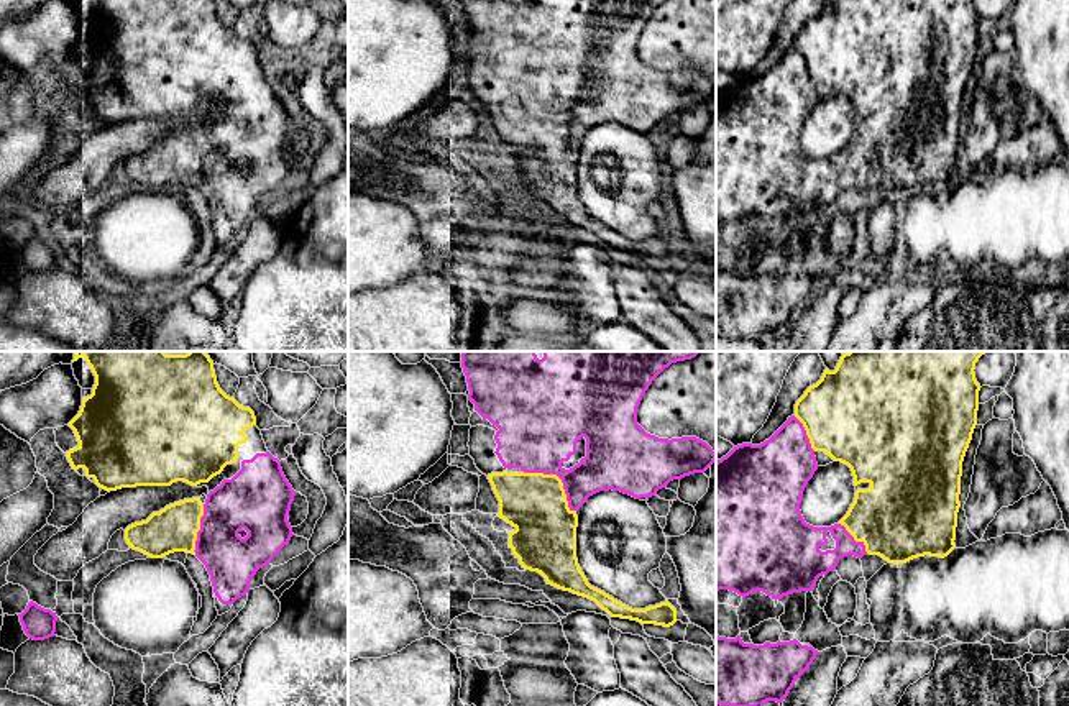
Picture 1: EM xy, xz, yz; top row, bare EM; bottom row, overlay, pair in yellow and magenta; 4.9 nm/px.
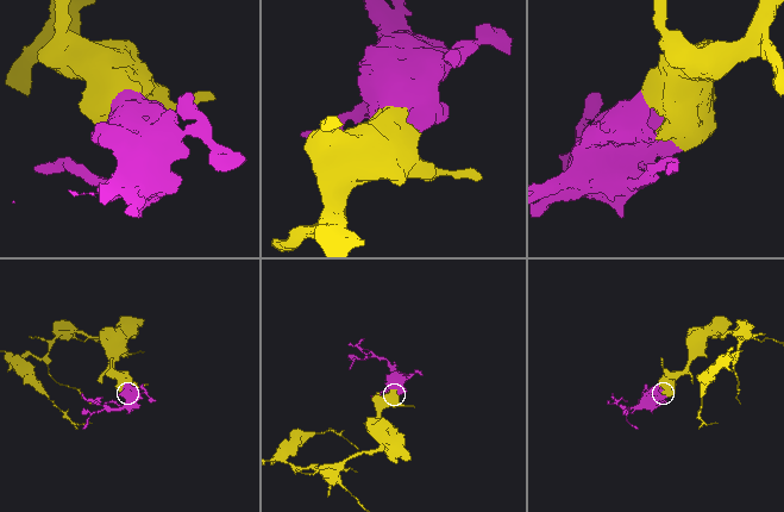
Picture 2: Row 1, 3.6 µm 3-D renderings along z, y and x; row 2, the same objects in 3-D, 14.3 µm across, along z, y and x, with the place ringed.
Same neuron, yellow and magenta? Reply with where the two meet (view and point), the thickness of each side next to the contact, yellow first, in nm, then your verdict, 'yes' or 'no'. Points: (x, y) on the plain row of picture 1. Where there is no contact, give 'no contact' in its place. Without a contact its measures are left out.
xz (557, 109) | 300/400 nm | yes

